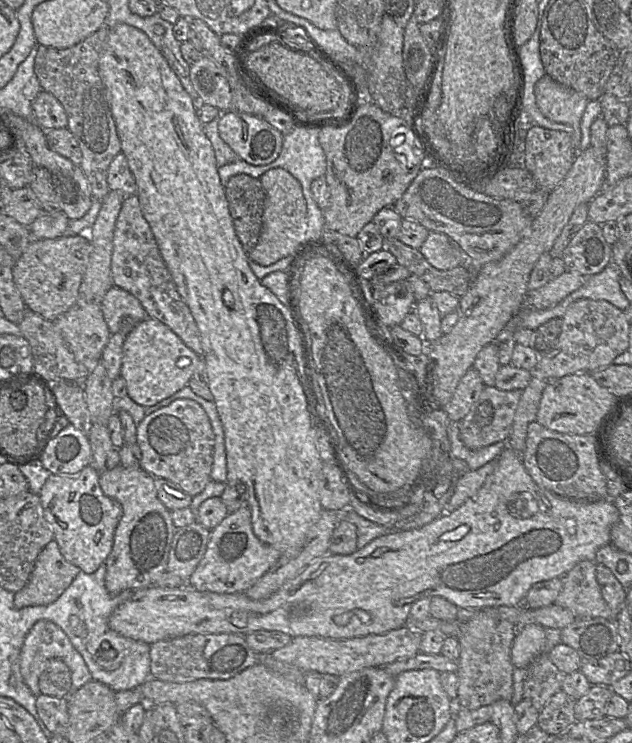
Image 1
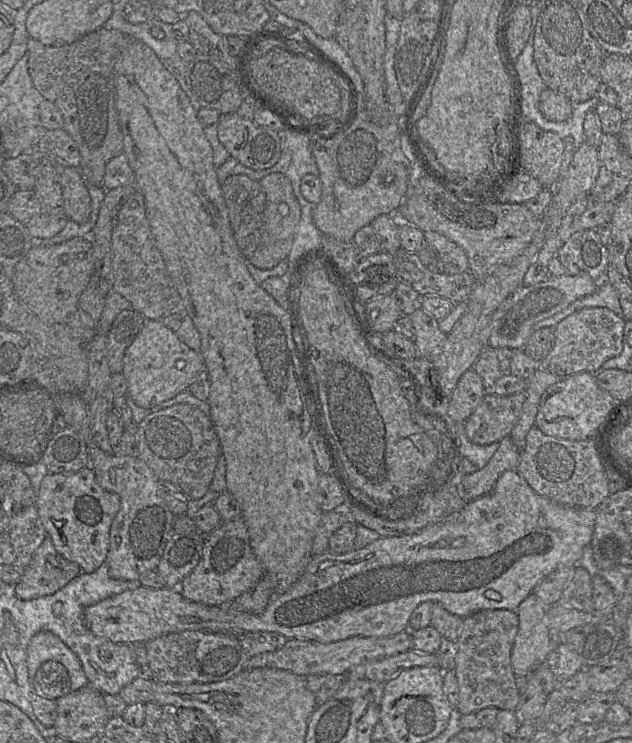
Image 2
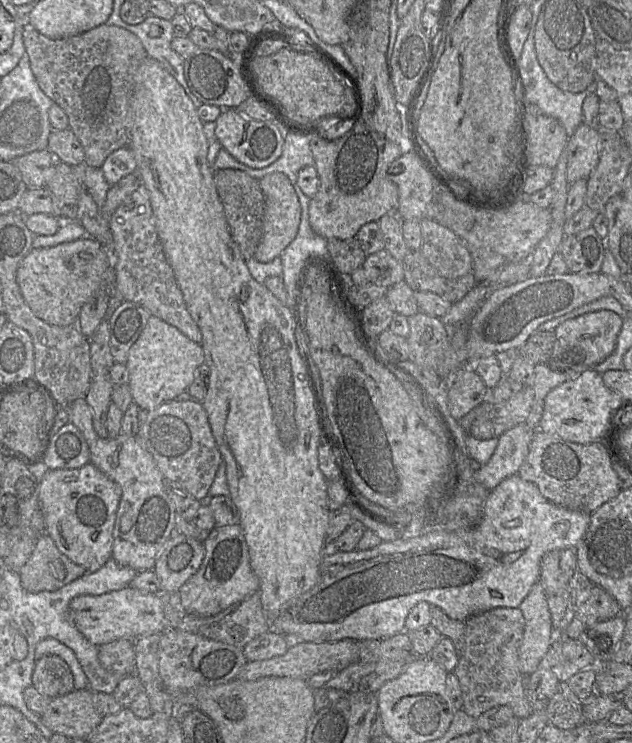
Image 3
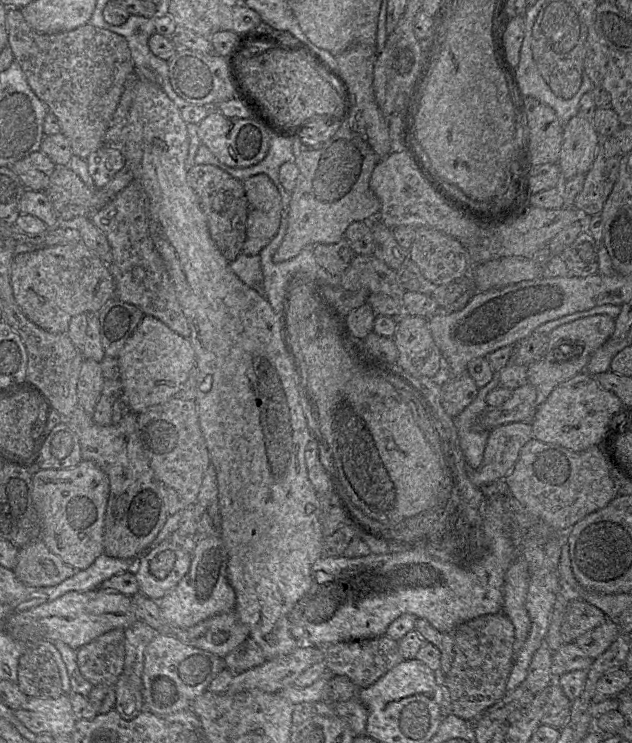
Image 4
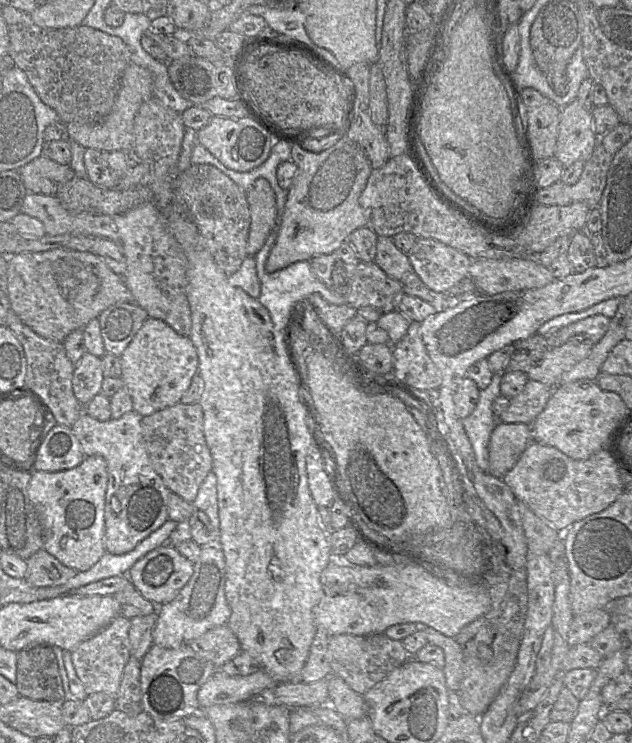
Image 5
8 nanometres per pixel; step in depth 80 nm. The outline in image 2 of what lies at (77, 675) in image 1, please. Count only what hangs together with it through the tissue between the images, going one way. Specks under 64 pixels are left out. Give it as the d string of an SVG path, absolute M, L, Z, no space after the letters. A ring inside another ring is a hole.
M43 630L31 638L27 647L28 676L33 688L38 668L48 660L58 660L68 669L71 678L71 692L88 684L77 655L54 633Z

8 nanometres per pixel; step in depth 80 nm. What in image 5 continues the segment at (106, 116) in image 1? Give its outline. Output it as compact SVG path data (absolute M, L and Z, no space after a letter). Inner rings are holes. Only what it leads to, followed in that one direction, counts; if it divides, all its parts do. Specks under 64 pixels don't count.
M8 5L1 7L9 33L8 55L26 73L40 99L56 111L64 125L71 122L95 124L102 121L111 112L121 77L131 63L128 45L118 36L83 24L57 29L42 28L34 23L30 13Z

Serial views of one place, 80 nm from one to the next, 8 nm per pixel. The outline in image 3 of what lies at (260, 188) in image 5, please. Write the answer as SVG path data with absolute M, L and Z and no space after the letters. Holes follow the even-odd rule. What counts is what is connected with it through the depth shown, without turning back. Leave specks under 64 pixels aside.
M273 172L259 179L264 195L263 234L253 257L267 263L280 256L282 251L294 240L298 233L302 209L299 197L289 178L281 172Z

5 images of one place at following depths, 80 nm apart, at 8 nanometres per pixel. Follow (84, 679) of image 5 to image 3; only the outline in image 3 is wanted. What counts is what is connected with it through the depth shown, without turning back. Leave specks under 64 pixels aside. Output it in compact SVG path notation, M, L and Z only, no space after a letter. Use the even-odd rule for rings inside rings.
M118 639L98 647L102 666L122 676L134 675L135 655L131 639Z

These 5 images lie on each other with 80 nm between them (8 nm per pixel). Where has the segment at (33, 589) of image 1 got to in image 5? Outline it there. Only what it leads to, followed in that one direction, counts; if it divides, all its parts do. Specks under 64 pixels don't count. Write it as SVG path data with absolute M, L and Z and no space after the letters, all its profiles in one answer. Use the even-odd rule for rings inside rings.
M44 548L25 561L27 570L24 580L35 587L61 586L77 573L74 569L63 565Z

